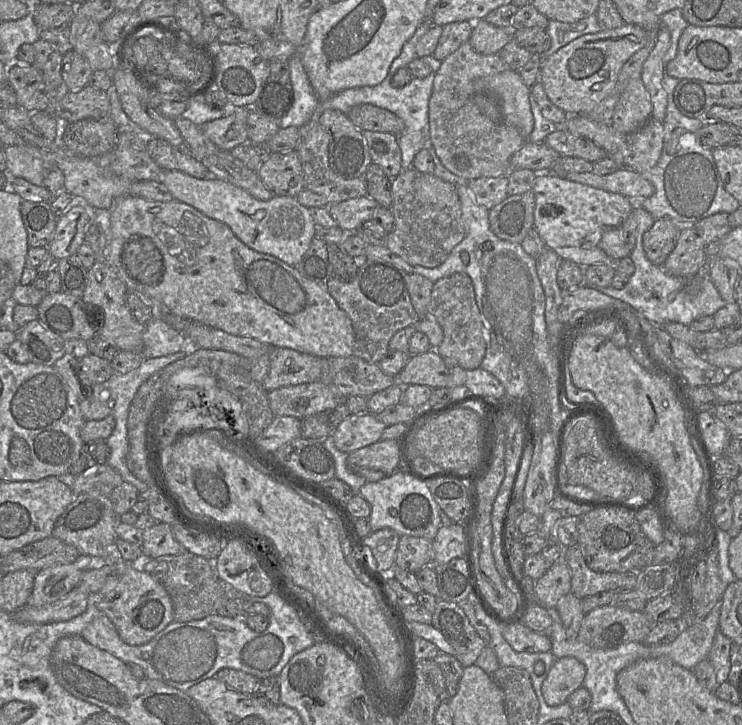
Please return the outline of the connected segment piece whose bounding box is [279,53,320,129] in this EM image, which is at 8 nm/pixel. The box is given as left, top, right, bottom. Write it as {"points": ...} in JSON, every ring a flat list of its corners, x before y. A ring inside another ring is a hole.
{"points":[[299,53,289,59,294,101,288,113,280,120,281,129,300,127,316,117,320,99,311,86]]}

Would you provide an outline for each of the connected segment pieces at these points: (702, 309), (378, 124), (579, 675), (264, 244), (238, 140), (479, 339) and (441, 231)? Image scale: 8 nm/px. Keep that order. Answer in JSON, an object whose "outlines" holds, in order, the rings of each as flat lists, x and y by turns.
{"outlines":[[[636,205,634,216,637,223,636,244,629,256,635,265,634,273,622,289,613,288,611,285,592,288,598,289,612,298,621,300,657,326,662,326,667,322,677,322,689,326,692,321,700,317,713,316,720,308,726,305,706,272,697,274,701,276,700,291,697,294,690,294,687,292,686,277,673,276,668,274,662,266,653,264,644,251,643,235,652,227,656,219,647,210]],[[372,104,354,106,346,115,361,131,388,132,398,137,405,128,394,113]],[[556,659,541,686,545,702,552,707,567,702,568,697,582,687,585,674,586,668,578,659]],[[178,170,164,171,161,182,170,191,173,199,194,207,208,218,226,224,246,246,260,253,272,255,290,266,296,266,302,260,315,237,316,224,310,215,309,208,302,205,296,197,274,195,270,200,261,201,244,189,213,176,198,179]],[[232,107,223,117,206,122,200,127,219,150,230,151,238,145,249,142,247,132,249,112,250,108]],[[454,273,434,282,427,312,435,317,443,330,443,340,435,350,446,366,459,365,464,370,479,368,486,352,486,343,470,277,465,273]],[[413,167,402,169,392,178,394,228,388,233,386,246,409,264,435,268,467,235,456,186,433,173,422,173]]]}

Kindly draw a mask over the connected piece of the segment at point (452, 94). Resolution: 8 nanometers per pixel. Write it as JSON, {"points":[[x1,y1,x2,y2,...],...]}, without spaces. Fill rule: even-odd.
{"points":[[467,41,441,62,435,74,428,109,430,142,442,164,461,178,508,176,511,156,526,142,515,127,494,122,474,103,474,81,508,69,498,54,479,54]]}

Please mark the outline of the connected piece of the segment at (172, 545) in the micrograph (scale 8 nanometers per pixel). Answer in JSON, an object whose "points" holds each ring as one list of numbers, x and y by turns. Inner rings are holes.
{"points":[[156,522,143,530,142,553,144,558,158,558,165,555,178,555,184,549,175,539,171,524]]}

